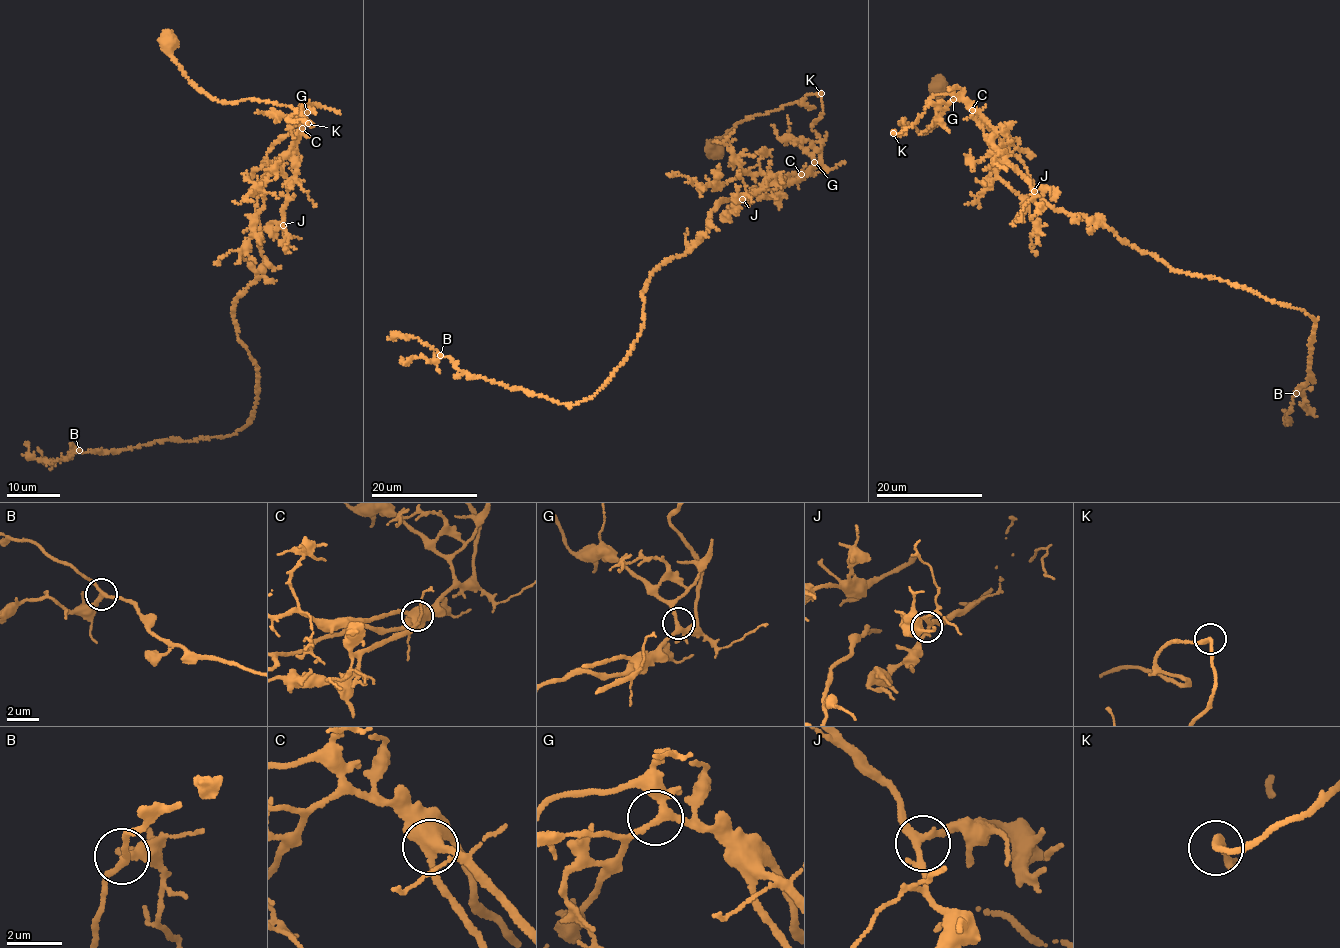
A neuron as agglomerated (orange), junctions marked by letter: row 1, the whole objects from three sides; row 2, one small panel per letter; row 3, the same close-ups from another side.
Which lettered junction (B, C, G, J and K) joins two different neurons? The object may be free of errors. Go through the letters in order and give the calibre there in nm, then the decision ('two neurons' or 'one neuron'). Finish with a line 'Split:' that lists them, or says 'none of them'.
B: 240 nm thick; one neuron
C: 400 nm thick; one neuron
G: 240 nm thick; one neuron
J: 240 nm thick; one neuron
K: 240 nm thick; one neuron
Split: none of them

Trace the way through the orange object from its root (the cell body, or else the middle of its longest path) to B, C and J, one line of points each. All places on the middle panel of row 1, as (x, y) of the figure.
B: (707, 230), (690, 250), (652, 273), (633, 348), (602, 387), (577, 404), (470, 377), (440, 355)
C: (707, 230), (708, 216), (720, 199), (723, 202), (734, 200), (756, 187), (781, 178), (793, 179), (801, 174)
J: (707, 230), (708, 216), (720, 199), (734, 200), (781, 178), (800, 177), (780, 187), (779, 179), (742, 199)

